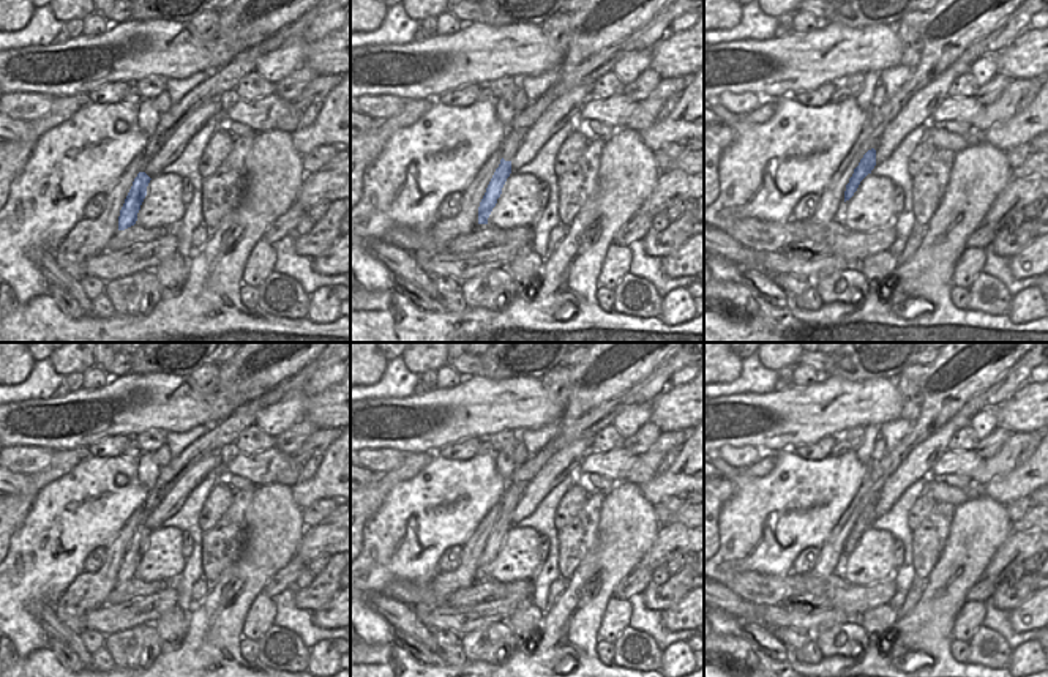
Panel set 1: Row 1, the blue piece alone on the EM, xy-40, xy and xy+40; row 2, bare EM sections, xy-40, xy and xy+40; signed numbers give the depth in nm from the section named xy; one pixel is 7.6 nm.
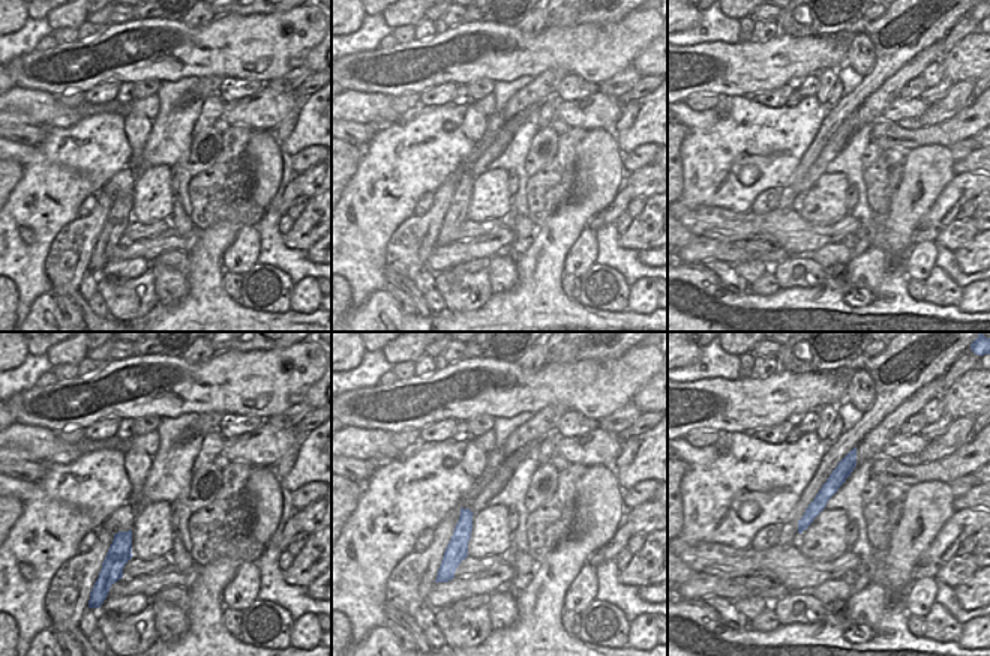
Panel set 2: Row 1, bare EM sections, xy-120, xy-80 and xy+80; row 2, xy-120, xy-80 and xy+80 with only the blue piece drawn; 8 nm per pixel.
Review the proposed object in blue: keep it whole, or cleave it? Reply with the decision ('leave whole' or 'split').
split

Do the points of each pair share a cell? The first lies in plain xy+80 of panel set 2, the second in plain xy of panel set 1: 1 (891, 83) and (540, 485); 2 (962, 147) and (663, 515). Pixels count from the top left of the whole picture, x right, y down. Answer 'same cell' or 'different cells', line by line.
1: same cell
2: same cell

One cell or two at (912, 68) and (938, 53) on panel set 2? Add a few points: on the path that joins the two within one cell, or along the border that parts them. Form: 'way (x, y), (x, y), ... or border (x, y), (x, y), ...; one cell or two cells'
way (918, 63), (932, 53); one cell

